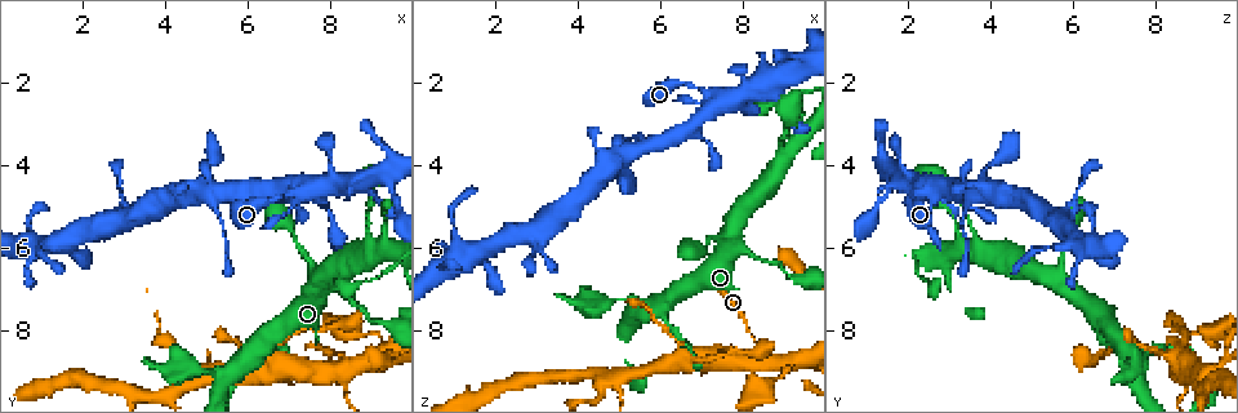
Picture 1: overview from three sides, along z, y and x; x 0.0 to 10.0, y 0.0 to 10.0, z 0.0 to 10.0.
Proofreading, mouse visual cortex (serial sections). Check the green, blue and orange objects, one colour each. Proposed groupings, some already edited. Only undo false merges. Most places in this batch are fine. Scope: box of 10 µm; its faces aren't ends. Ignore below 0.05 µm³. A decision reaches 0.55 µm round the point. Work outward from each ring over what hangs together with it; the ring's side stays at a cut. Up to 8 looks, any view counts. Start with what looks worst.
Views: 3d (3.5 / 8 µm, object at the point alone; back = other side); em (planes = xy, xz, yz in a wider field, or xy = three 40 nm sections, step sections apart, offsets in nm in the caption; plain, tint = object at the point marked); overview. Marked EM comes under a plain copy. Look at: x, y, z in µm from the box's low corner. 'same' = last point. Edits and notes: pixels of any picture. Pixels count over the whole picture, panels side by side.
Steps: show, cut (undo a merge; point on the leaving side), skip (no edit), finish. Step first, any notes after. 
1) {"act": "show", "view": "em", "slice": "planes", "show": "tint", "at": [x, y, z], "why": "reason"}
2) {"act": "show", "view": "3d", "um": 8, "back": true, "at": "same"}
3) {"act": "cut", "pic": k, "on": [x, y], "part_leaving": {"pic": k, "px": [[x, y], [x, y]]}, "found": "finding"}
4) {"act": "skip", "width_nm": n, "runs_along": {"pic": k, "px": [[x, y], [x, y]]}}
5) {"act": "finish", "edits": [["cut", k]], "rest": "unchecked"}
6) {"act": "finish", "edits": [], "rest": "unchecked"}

{"act": "show", "view": "3d", "um": 8, "at": [6.70, 8.55, 8.60], "why": "three-way junction"}

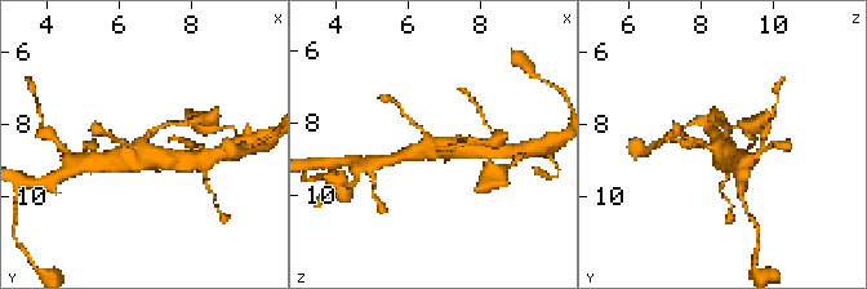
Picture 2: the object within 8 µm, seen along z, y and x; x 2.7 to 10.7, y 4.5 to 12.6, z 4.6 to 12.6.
{"act": "show", "view": "em", "slice": "xy", "step": 5, "show": "tint", "at": "same"}

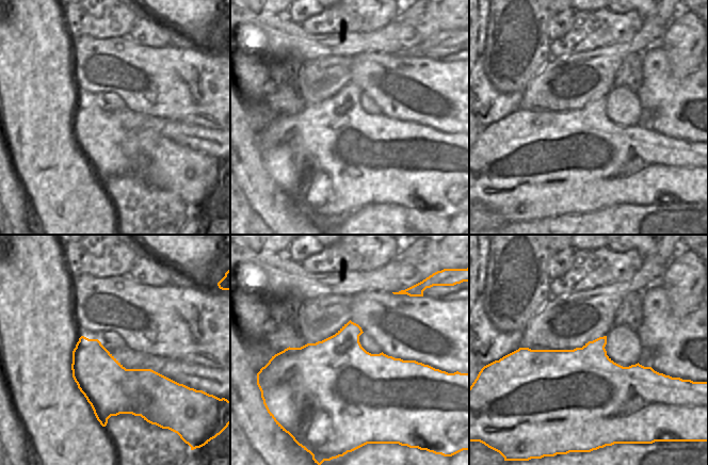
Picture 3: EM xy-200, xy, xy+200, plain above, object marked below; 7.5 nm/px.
{"act": "skip", "found": "continuous, no second cell"}

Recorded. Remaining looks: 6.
{"act": "show", "view": "3d", "um": 3.5, "at": [8.85, 6.85, 2.45], "why": "thin neck"}

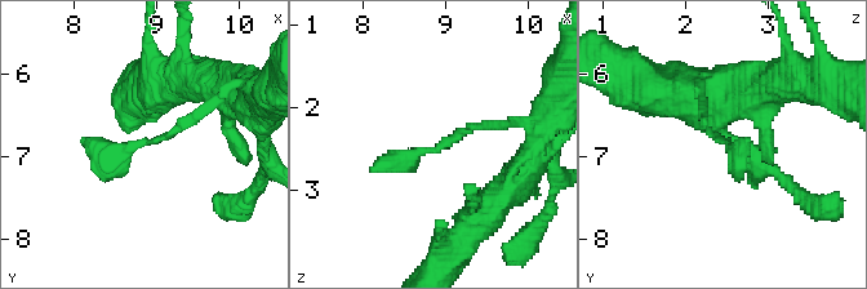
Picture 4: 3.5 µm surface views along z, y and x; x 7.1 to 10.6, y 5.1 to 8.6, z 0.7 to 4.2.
{"act": "show", "view": "em", "slice": "xy", "step": 5, "show": "tint", "at": [8.80, 6.80, 2.50], "why": "now the EM"}

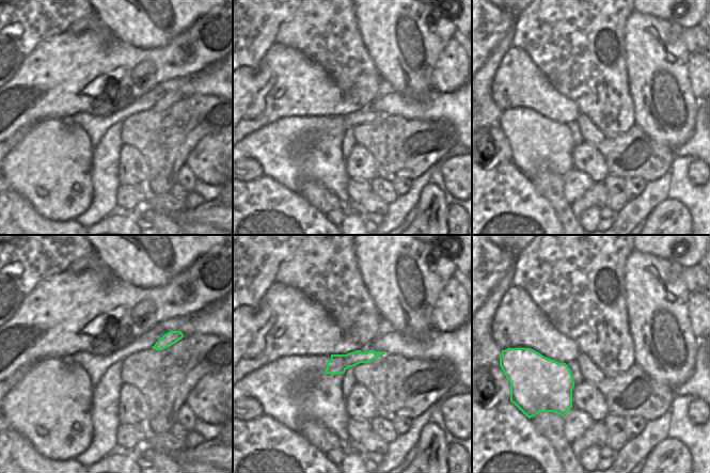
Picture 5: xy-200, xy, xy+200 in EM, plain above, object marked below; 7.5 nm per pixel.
{"act": "skip", "found": "continuous, no second cell"}

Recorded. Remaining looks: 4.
{"act": "show", "view": "3d", "um": 3.5, "at": [7.35, 4.65, 2.35], "why": "abrupt turn"}

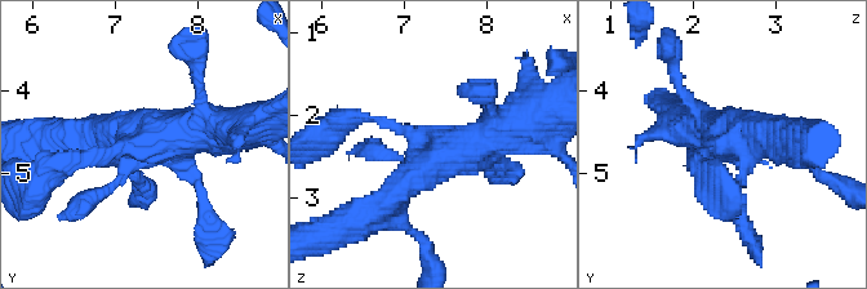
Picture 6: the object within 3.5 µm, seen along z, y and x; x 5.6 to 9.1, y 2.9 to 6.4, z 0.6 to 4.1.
{"act": "show", "view": "em", "slice": "xy", "step": 2, "show": "tint", "at": [7.35, 4.65, 2.30], "why": "need the tissue"}

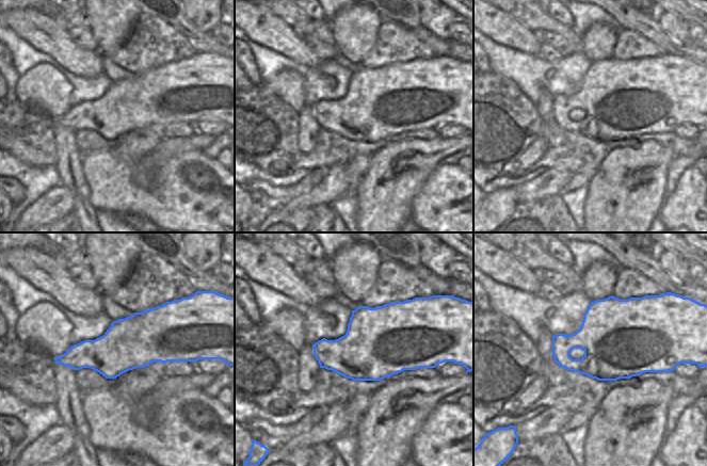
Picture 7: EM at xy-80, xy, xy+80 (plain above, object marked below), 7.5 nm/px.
{"act": "show", "view": "em", "slice": "planes", "show": "tint", "at": "same"}

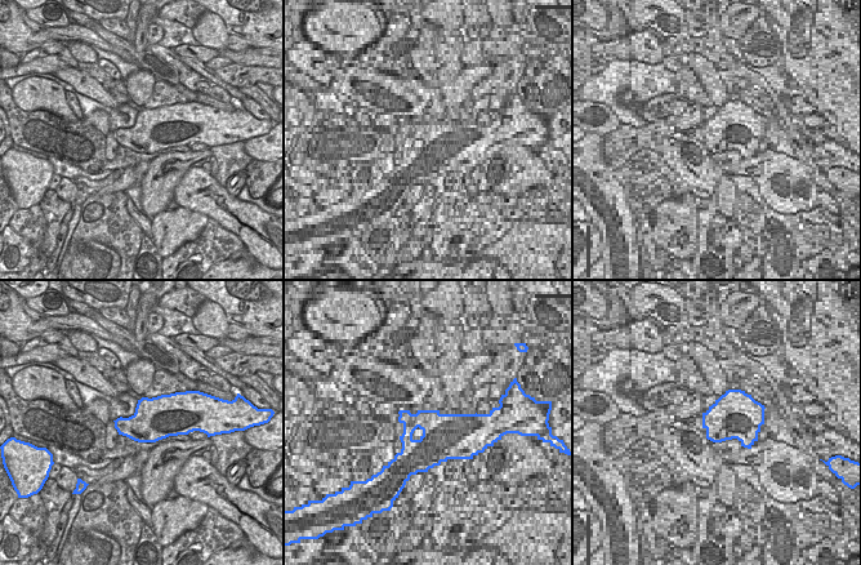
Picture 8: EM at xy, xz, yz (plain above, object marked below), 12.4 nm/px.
{"act": "skip", "runs_along": {"pic": 6, "px": [[698, 155], [732, 134], [791, 138]]}, "found": "all the same cell"}

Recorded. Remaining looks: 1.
{"act": "finish", "edits": [], "rest": "unchecked"}

